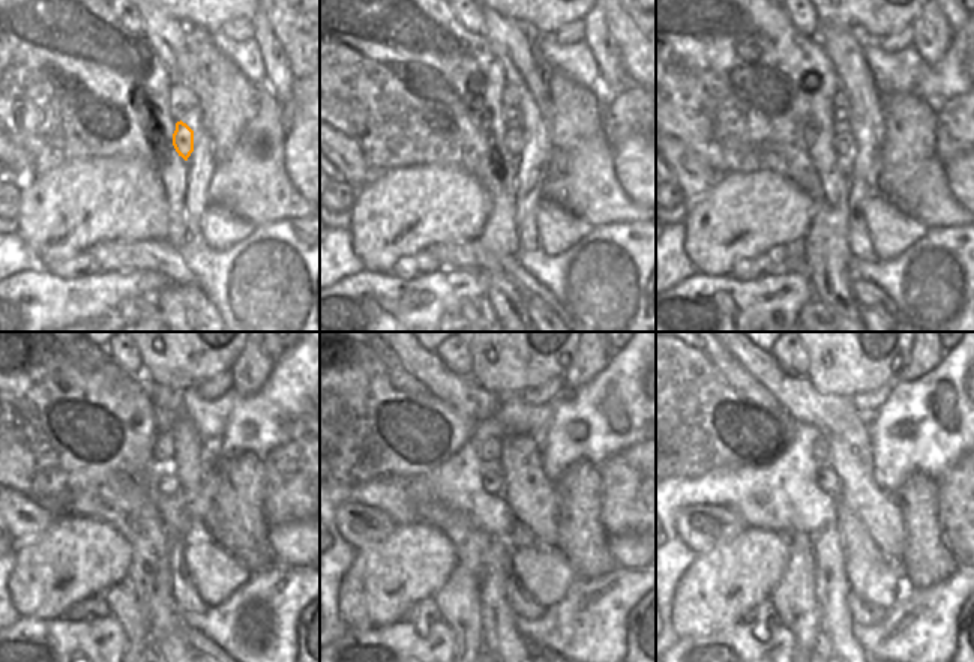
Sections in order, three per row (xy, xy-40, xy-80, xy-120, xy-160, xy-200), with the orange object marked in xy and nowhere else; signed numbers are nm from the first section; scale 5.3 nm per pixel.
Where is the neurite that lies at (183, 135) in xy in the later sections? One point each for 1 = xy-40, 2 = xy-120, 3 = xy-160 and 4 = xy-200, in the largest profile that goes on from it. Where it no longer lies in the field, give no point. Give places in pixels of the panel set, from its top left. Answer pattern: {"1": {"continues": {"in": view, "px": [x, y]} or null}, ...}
{"1": {"continues": {"in": "xy-40", "px": [515, 140]}}, "2": {"continues": {"in": "xy-120", "px": [162, 473]}}, "3": {"continues": {"in": "xy-160", "px": [491, 472]}}, "4": {"continues": {"in": "xy-200", "px": [827, 481]}}}

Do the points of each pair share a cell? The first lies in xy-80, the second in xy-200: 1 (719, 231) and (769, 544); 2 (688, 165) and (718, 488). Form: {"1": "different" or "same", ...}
{"1": "same", "2": "different"}

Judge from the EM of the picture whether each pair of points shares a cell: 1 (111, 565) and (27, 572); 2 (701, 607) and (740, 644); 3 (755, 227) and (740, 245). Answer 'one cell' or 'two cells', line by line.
1: one cell
2: two cells
3: one cell

